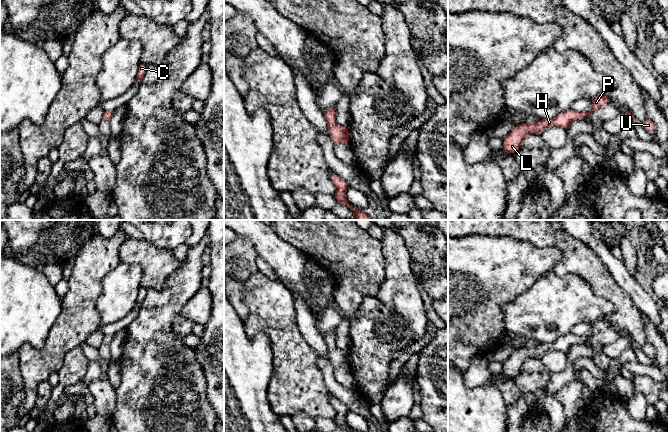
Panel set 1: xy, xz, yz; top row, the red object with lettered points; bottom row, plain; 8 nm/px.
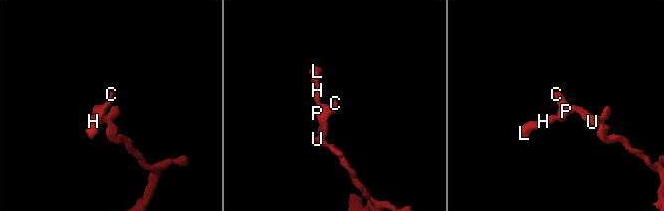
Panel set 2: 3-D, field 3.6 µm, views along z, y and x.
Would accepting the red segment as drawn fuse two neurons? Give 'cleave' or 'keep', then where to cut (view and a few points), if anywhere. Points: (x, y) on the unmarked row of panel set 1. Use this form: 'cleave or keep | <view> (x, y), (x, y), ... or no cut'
keep | no cut

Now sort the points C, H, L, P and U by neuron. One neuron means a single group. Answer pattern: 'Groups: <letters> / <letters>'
Groups: C H L P U

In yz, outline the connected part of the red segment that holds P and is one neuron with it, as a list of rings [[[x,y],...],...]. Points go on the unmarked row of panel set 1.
[[[604,316],[591,323],[591,327],[592,333],[589,336],[575,336],[574,334],[568,333],[559,337],[552,343],[540,343],[535,347],[522,346],[516,349],[509,358],[502,363],[502,375],[507,378],[515,378],[522,371],[523,364],[527,359],[541,359],[543,354],[548,350],[555,349],[567,353],[573,345],[584,344],[595,334],[610,327],[610,322],[607,320],[606,316]]]

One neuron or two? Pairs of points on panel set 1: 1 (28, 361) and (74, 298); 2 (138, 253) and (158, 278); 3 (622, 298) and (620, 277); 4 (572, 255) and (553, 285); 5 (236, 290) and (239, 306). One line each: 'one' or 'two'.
1: one
2: one
3: two
4: two
5: one

